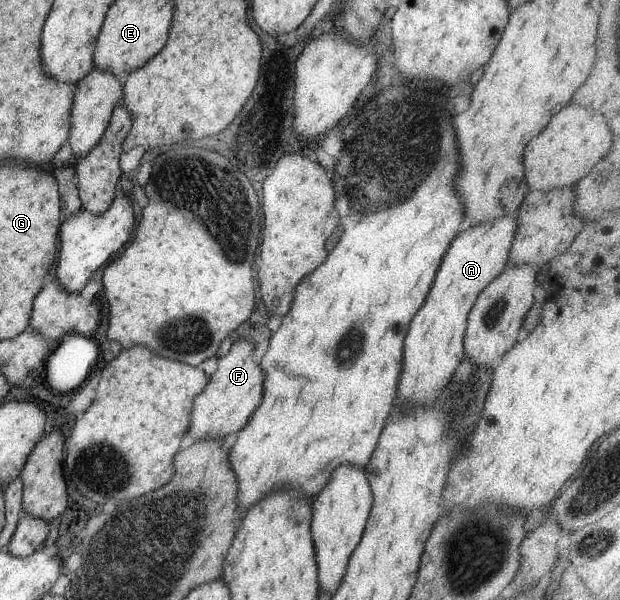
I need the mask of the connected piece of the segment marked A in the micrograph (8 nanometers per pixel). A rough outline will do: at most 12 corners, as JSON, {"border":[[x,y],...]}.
{"border":[[515,214],[459,233],[403,343],[396,405],[433,403],[477,295],[505,271]]}

